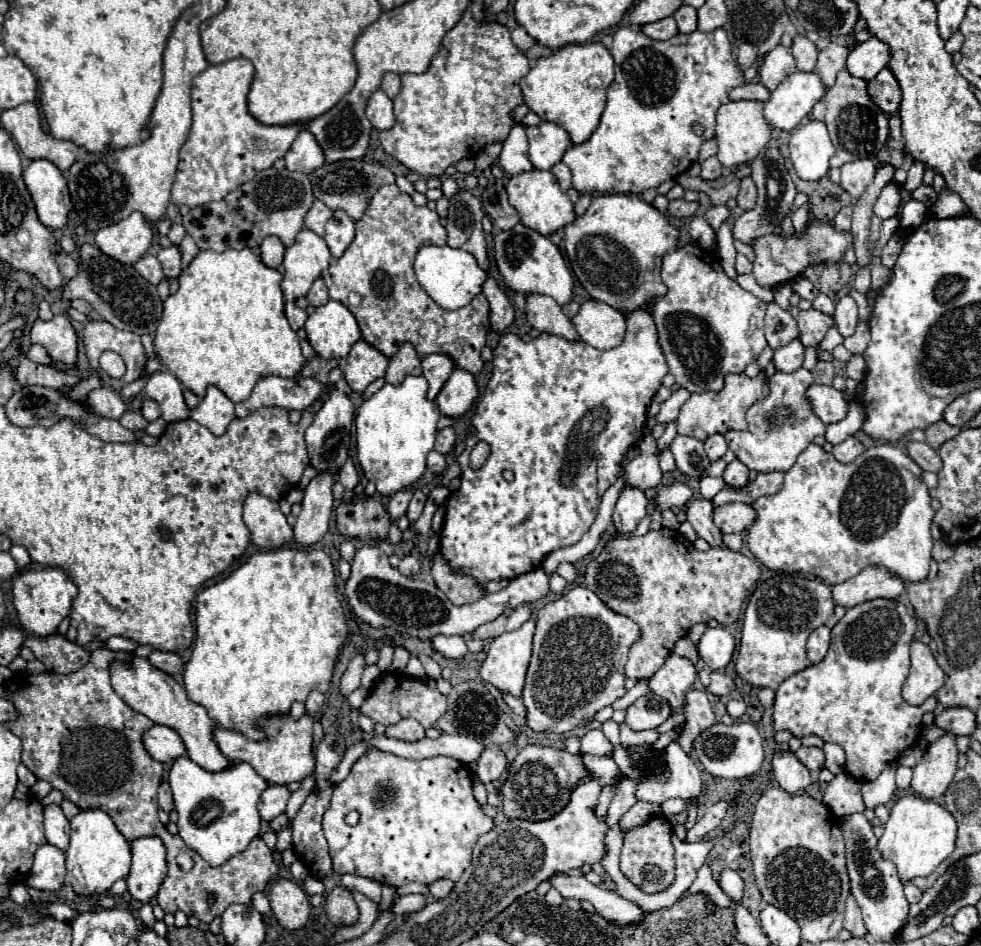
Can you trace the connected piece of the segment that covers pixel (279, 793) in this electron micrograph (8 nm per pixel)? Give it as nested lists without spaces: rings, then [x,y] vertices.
[[[269,784],[267,790],[261,794],[261,802],[259,802],[259,814],[261,814],[261,818],[269,822],[271,818],[283,814],[289,796],[291,796],[291,790],[287,786]]]

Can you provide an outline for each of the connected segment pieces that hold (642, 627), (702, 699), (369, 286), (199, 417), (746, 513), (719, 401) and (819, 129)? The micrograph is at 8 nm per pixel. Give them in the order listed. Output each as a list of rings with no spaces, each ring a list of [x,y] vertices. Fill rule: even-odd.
[[[667,528],[649,530],[645,536],[611,540],[603,552],[587,564],[585,586],[593,590],[611,610],[631,618],[639,626],[639,640],[631,646],[625,664],[627,678],[651,678],[673,644],[683,638],[691,626],[717,620],[721,626],[733,624],[747,592],[759,580],[761,568],[757,560],[741,552],[711,548],[699,552],[679,532]]]
[[[691,690],[687,694],[687,722],[683,726],[683,734],[677,736],[677,744],[687,754],[691,754],[693,740],[713,724],[715,724],[715,714],[711,710],[707,694],[701,690]]]
[[[391,184],[391,186],[383,186],[381,190],[373,194],[365,214],[361,216],[361,220],[355,222],[355,228],[357,228],[357,234],[353,242],[349,244],[349,248],[343,252],[341,258],[329,264],[327,268],[329,278],[325,278],[325,282],[327,282],[329,296],[341,302],[343,306],[347,306],[351,314],[355,316],[361,328],[363,340],[371,342],[371,346],[375,346],[377,350],[383,350],[387,358],[391,358],[403,342],[411,342],[421,358],[435,354],[435,352],[447,352],[449,356],[453,356],[459,368],[471,374],[477,374],[483,368],[481,348],[485,346],[485,336],[489,332],[487,298],[483,294],[477,294],[471,300],[471,304],[467,304],[465,308],[445,310],[425,294],[425,290],[419,286],[413,274],[413,258],[419,246],[425,246],[425,244],[445,246],[447,244],[447,232],[439,222],[439,214],[435,210],[429,210],[427,206],[413,204],[409,194],[401,192],[397,184]]]
[[[207,386],[205,396],[199,400],[197,408],[191,410],[191,418],[219,436],[235,418],[233,402],[217,386]]]
[[[733,502],[713,508],[713,522],[725,534],[743,532],[753,520],[755,520],[755,510],[749,504]]]
[[[759,372],[755,378],[749,378],[745,374],[727,374],[725,386],[721,392],[693,392],[691,398],[683,404],[679,418],[677,418],[677,430],[683,436],[691,436],[697,440],[705,440],[713,434],[727,434],[729,430],[745,430],[747,420],[745,412],[749,406],[753,406],[757,400],[765,398],[769,394],[769,382],[765,372]]]
[[[809,120],[801,124],[789,140],[789,158],[795,172],[803,180],[819,180],[829,170],[829,160],[835,154],[835,146],[829,138],[825,122]]]

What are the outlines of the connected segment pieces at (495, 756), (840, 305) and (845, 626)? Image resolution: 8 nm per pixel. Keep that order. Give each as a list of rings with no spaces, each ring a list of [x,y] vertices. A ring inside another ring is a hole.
[[[497,746],[485,748],[485,752],[477,760],[477,776],[483,784],[499,780],[499,776],[505,772],[505,768],[507,768],[505,754]]]
[[[841,296],[837,300],[835,306],[835,314],[833,314],[835,322],[837,322],[837,330],[841,332],[841,336],[851,336],[855,326],[857,326],[857,304],[851,296]]]
[[[877,598],[847,608],[845,616],[831,630],[831,646],[825,660],[787,678],[777,688],[773,706],[775,730],[791,730],[797,738],[815,734],[825,742],[839,744],[847,754],[847,774],[857,780],[875,780],[887,764],[895,762],[903,750],[915,744],[919,738],[921,716],[937,706],[935,698],[929,698],[921,706],[911,706],[901,698],[901,686],[909,674],[909,646],[915,628],[915,618],[899,600]]]

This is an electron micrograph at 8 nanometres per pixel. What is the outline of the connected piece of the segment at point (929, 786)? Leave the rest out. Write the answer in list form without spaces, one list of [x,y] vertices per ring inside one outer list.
[[[945,732],[929,744],[923,760],[913,768],[913,790],[923,798],[939,798],[957,772],[957,736]]]

